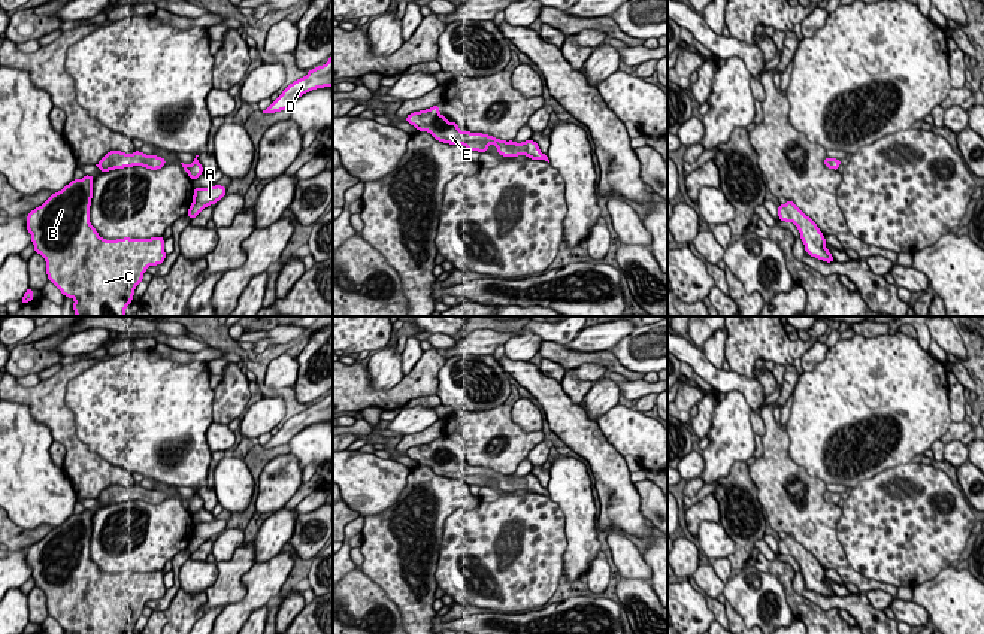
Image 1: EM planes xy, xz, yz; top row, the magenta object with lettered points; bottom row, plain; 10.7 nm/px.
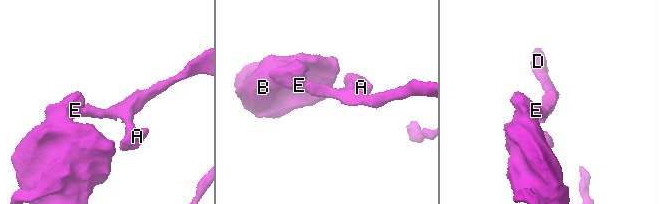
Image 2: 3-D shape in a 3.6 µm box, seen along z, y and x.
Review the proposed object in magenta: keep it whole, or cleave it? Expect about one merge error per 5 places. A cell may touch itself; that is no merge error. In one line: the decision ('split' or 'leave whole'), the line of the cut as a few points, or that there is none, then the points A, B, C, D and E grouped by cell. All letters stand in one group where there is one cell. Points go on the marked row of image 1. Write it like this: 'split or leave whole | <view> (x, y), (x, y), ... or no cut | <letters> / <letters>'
leave whole | no cut | A B C D E

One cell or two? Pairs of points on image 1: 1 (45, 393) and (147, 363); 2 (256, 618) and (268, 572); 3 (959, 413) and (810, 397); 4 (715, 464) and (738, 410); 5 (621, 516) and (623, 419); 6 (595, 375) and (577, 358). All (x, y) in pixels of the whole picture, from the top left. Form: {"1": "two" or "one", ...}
{"1": "two", "2": "two", "3": "two", "4": "one", "5": "two", "6": "two"}

